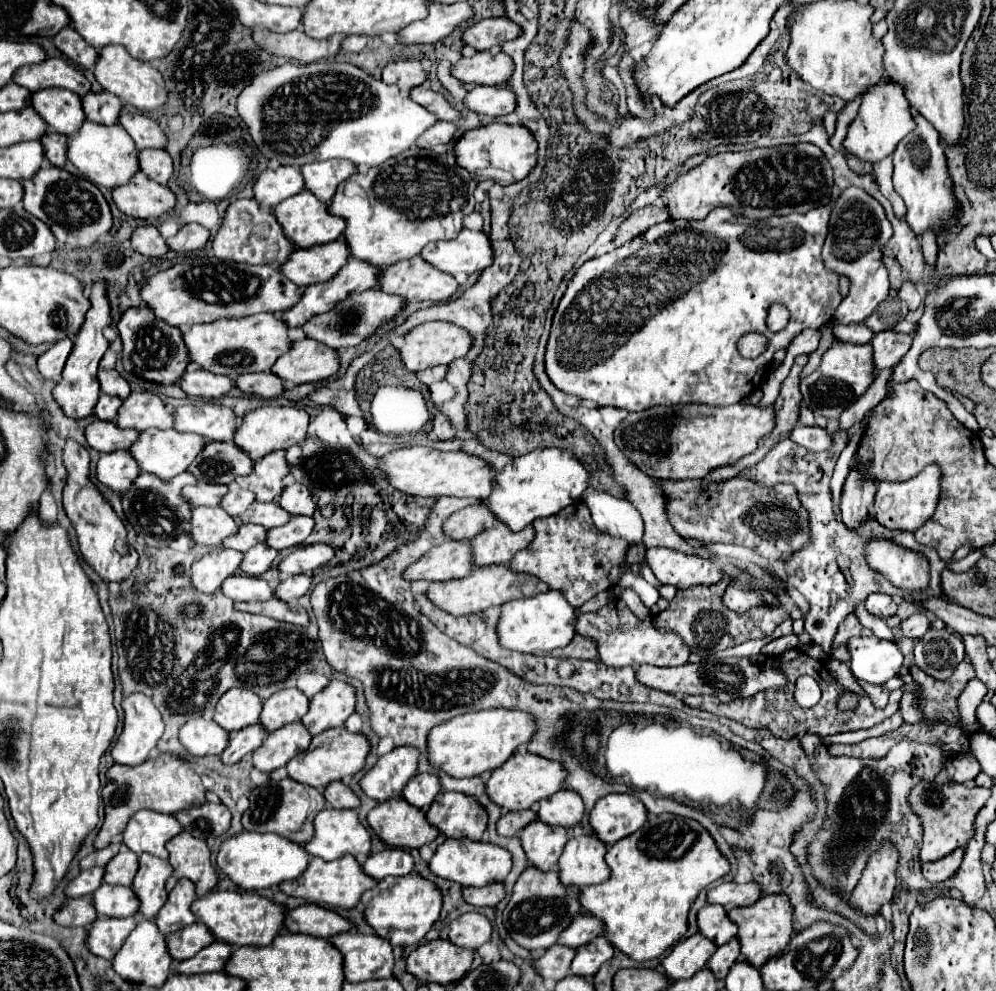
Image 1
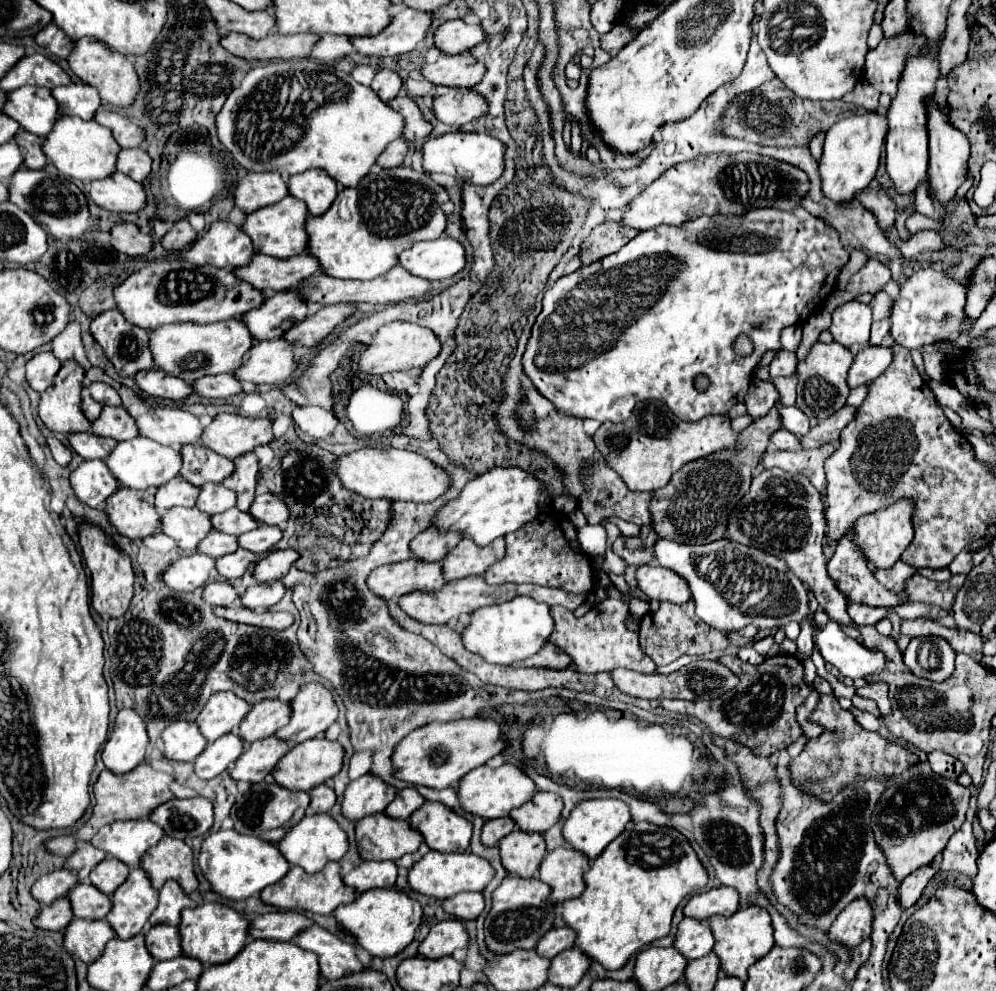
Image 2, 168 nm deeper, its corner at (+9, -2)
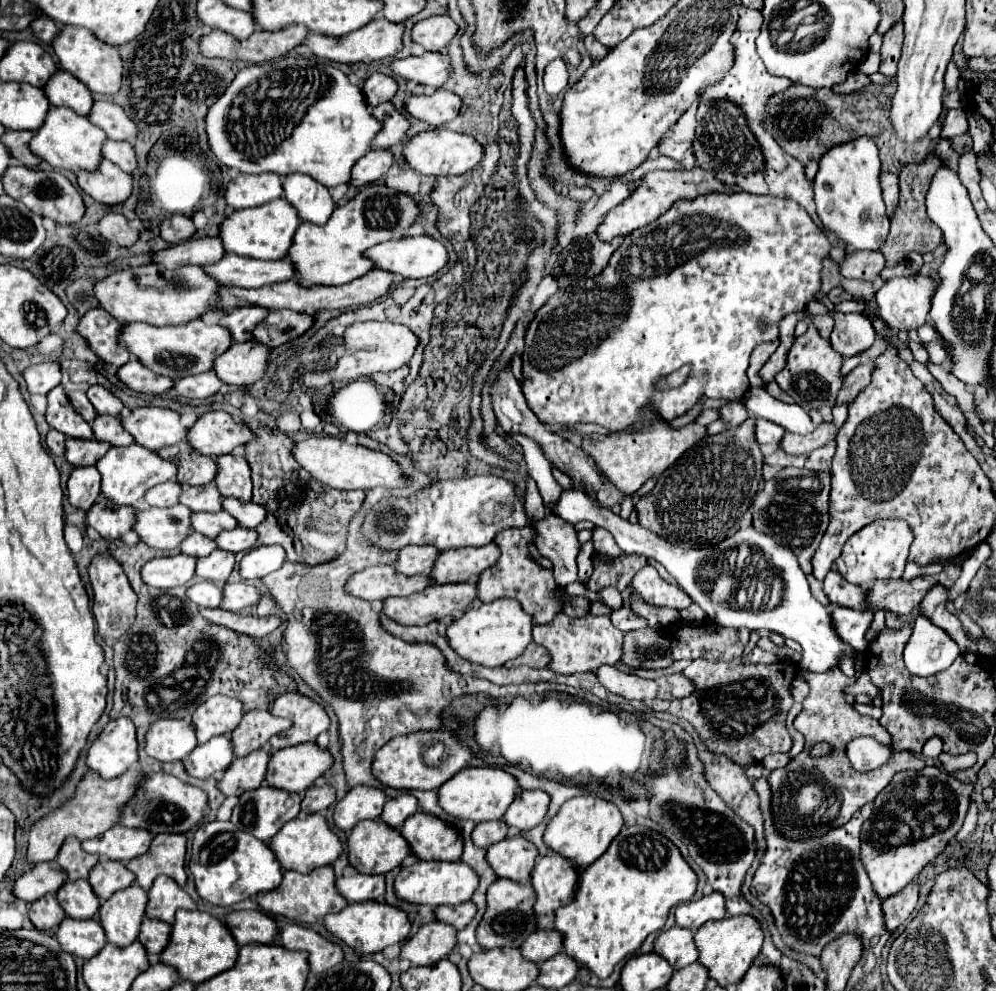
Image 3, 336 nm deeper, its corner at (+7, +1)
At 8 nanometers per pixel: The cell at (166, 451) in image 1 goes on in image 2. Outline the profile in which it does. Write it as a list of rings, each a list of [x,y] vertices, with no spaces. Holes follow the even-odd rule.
[[[134,438],[134,440],[126,440],[126,442],[120,442],[112,452],[110,456],[104,460],[108,470],[112,472],[112,476],[116,478],[116,482],[122,486],[122,488],[130,488],[130,490],[148,490],[148,488],[158,488],[166,482],[170,482],[172,478],[176,478],[176,474],[180,472],[180,466],[182,466],[182,460],[180,460],[180,454],[168,446],[162,446],[154,440],[148,440],[148,438]]]

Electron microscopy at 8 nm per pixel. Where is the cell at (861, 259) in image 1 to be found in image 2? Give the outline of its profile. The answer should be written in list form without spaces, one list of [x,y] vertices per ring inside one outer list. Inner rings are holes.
[[[846,302],[844,306],[832,312],[832,338],[850,348],[852,344],[868,344],[870,340],[870,324],[872,324],[872,310],[868,304],[860,302]]]

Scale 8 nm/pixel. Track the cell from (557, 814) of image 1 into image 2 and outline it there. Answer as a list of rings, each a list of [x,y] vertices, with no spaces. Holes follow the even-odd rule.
[[[536,792],[526,804],[514,808],[510,818],[524,832],[546,832],[552,828],[562,812],[562,798],[554,792]]]

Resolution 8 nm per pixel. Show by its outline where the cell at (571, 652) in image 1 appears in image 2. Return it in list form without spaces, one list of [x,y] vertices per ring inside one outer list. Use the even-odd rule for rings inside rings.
[[[548,644],[546,648],[542,648],[542,652],[536,652],[534,656],[526,658],[524,662],[520,662],[524,666],[544,666],[544,668],[554,668],[554,670],[560,670],[560,668],[566,668],[570,666],[570,658],[554,644]]]

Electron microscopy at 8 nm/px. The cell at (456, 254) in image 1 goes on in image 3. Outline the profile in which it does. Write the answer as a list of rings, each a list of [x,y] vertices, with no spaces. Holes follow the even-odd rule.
[[[426,233],[374,245],[368,249],[366,257],[376,261],[376,267],[404,279],[428,279],[448,265],[448,251],[442,241],[432,239]]]

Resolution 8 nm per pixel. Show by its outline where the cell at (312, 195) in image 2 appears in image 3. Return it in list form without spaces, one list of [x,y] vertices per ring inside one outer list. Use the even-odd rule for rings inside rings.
[[[288,175],[284,181],[284,197],[298,209],[302,221],[326,223],[336,203],[328,187],[308,175]]]

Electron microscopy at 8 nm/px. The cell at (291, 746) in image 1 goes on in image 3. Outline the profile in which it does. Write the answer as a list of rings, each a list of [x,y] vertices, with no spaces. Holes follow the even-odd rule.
[[[256,749],[256,753],[250,753],[248,757],[234,759],[224,777],[218,781],[218,789],[230,797],[260,787],[262,779],[266,777],[268,761],[270,753],[266,753],[264,749]]]

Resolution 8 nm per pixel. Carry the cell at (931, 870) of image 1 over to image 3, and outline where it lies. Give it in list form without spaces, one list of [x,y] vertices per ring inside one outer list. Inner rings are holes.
[[[912,881],[898,895],[894,895],[894,897],[890,897],[882,903],[884,917],[886,917],[886,927],[890,931],[896,931],[902,923],[908,921],[910,913],[916,909],[918,897],[920,897],[920,885]]]

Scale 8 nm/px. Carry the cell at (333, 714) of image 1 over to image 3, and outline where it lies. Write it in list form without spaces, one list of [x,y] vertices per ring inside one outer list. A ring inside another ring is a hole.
[[[290,691],[280,695],[272,707],[270,713],[276,717],[286,717],[292,721],[292,727],[284,733],[278,733],[272,737],[272,749],[284,749],[298,743],[314,743],[316,737],[328,729],[330,717],[324,711],[320,703],[310,699],[308,695],[302,695],[298,691]]]

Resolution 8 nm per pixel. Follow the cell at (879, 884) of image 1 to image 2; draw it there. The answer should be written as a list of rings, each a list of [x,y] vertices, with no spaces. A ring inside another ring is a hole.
[[[860,898],[840,912],[838,920],[832,924],[828,932],[828,938],[852,950],[862,940],[870,938],[870,932],[872,932],[872,906]]]

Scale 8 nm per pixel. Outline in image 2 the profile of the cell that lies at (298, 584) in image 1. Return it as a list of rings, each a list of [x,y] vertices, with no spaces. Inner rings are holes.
[[[264,582],[264,584],[256,584],[256,586],[246,588],[240,594],[240,602],[242,602],[242,606],[246,606],[250,610],[272,608],[274,604],[280,602],[284,592],[286,592],[286,588],[280,582]]]

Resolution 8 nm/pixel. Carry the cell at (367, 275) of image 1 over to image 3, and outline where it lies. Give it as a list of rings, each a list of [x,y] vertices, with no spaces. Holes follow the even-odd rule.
[[[248,305],[248,307],[236,307],[232,311],[228,311],[220,323],[230,329],[232,339],[236,343],[244,343],[244,341],[252,341],[252,329],[256,327],[256,323],[260,323],[264,317],[268,315],[266,307],[258,307],[258,305]]]

